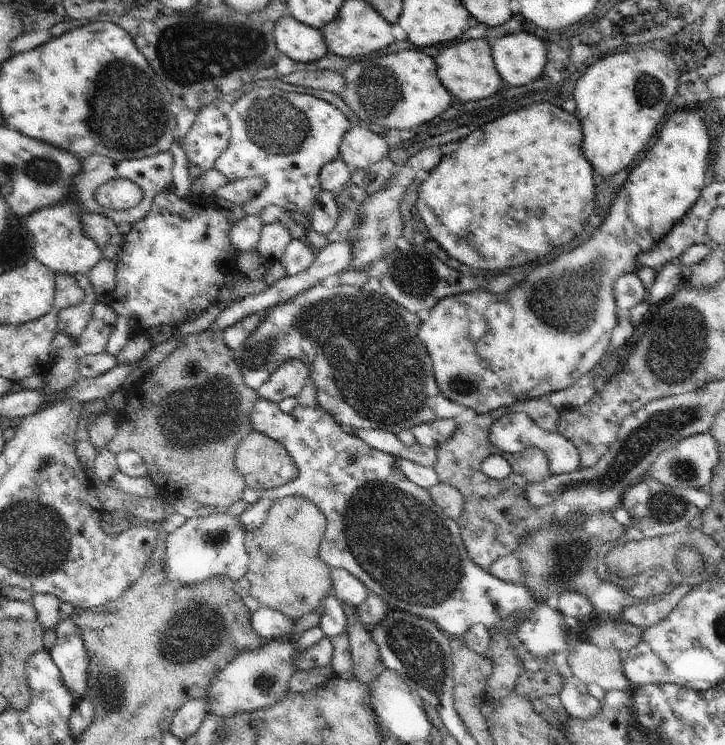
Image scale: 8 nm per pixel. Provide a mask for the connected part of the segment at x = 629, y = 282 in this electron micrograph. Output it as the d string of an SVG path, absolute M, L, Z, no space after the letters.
M636 273L624 274L614 282L616 316L628 314L631 308L641 305L648 298L648 290Z

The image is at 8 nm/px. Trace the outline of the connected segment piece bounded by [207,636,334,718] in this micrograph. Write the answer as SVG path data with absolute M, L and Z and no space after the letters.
M324 636L320 641L298 654L296 658L295 639L273 640L267 642L258 650L238 654L226 668L224 668L210 684L208 690L209 713L228 718L240 712L254 714L262 708L276 704L282 700L289 690L290 678L296 672L314 670L314 668L328 667L334 657L331 639Z

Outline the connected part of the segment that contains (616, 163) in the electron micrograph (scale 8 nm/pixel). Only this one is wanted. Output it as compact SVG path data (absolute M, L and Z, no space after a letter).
M626 50L624 54L610 54L602 56L600 60L594 60L580 76L574 88L574 100L576 102L576 118L580 120L583 132L582 156L588 160L593 170L598 170L600 176L610 176L630 165L635 156L645 151L650 138L656 132L656 126L666 115L666 108L676 94L678 94L678 78L680 70L674 60L666 54L656 50Z

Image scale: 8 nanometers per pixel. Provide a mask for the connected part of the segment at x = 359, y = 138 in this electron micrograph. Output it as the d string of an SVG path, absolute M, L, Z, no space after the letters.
M356 125L342 138L339 157L353 169L364 169L387 157L390 149L384 136Z

